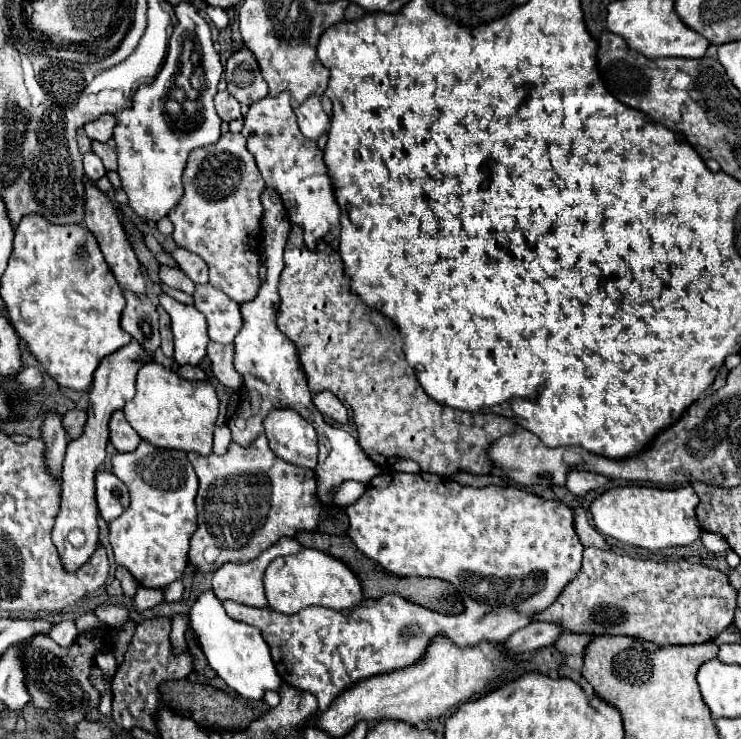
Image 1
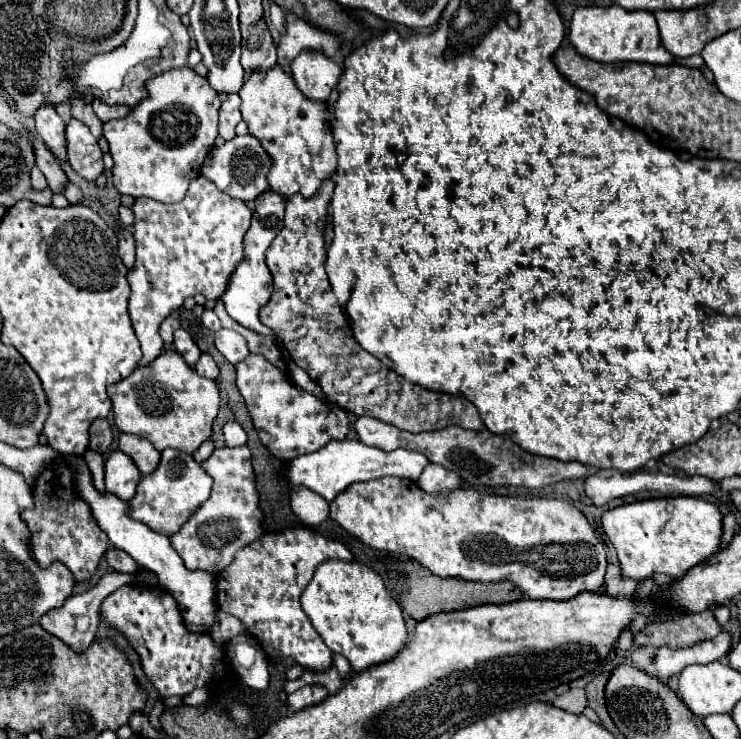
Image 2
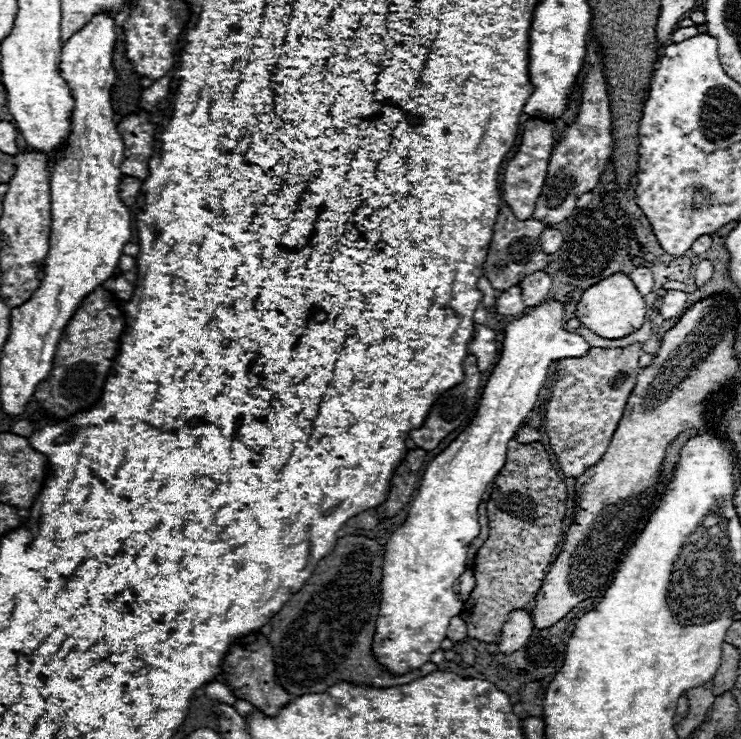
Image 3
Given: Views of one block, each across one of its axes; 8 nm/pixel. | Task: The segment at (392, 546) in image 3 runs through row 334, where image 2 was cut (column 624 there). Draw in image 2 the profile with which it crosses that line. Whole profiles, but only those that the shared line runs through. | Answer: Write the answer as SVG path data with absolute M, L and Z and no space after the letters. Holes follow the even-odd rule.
M666 496L606 510L602 514L602 530L618 552L624 578L642 582L656 572L682 578L692 566L718 550L722 514L712 502L696 496Z

